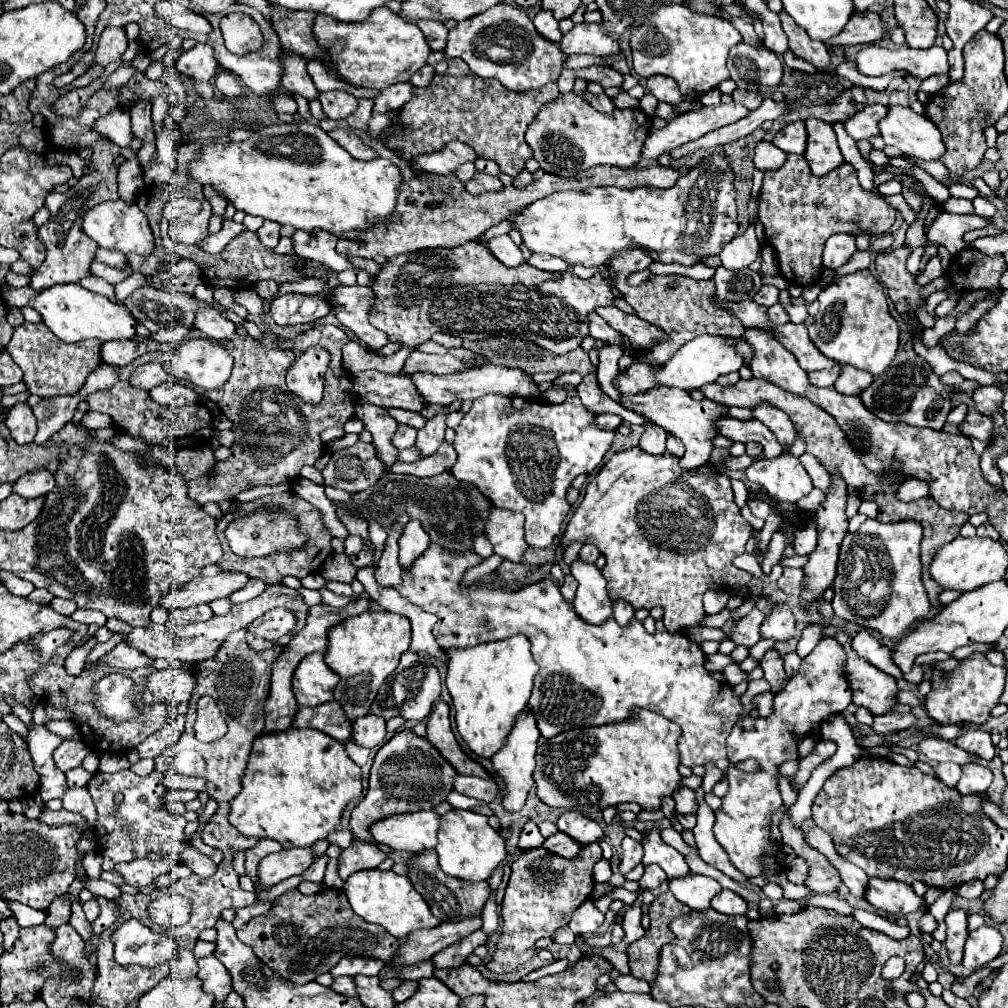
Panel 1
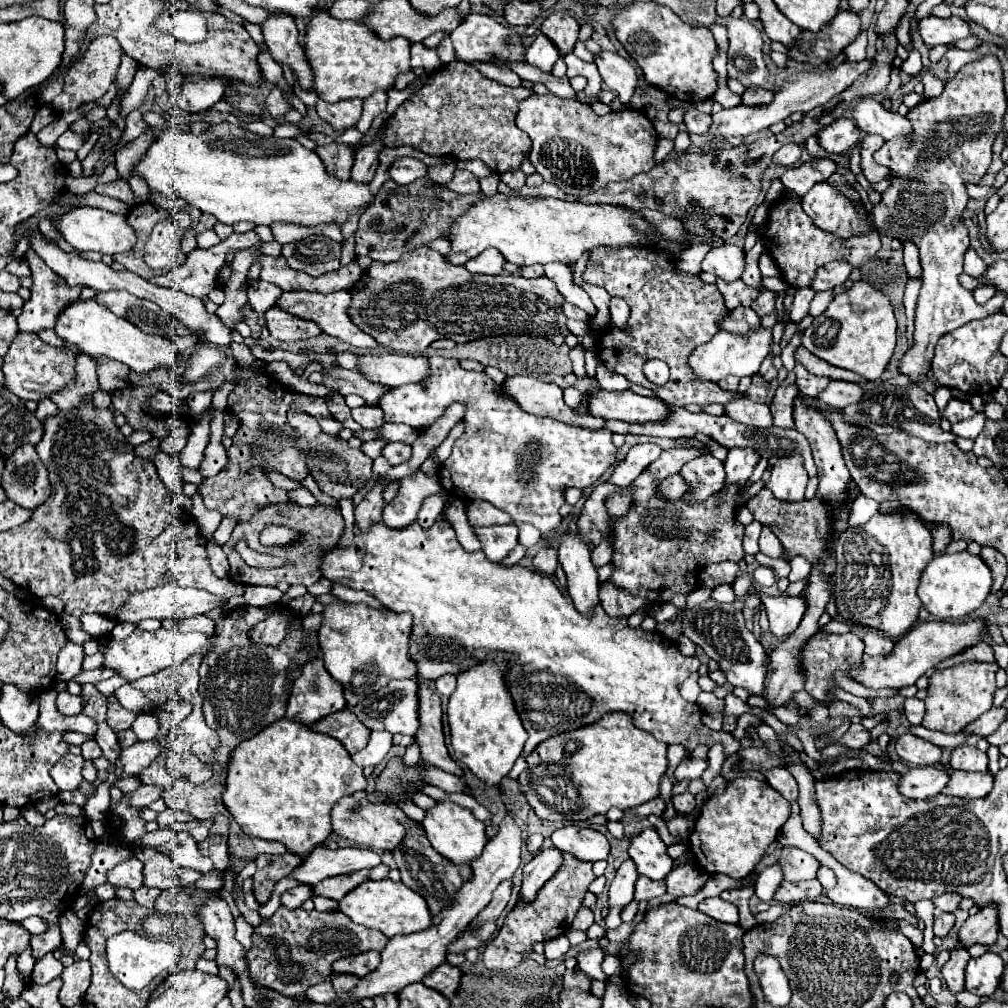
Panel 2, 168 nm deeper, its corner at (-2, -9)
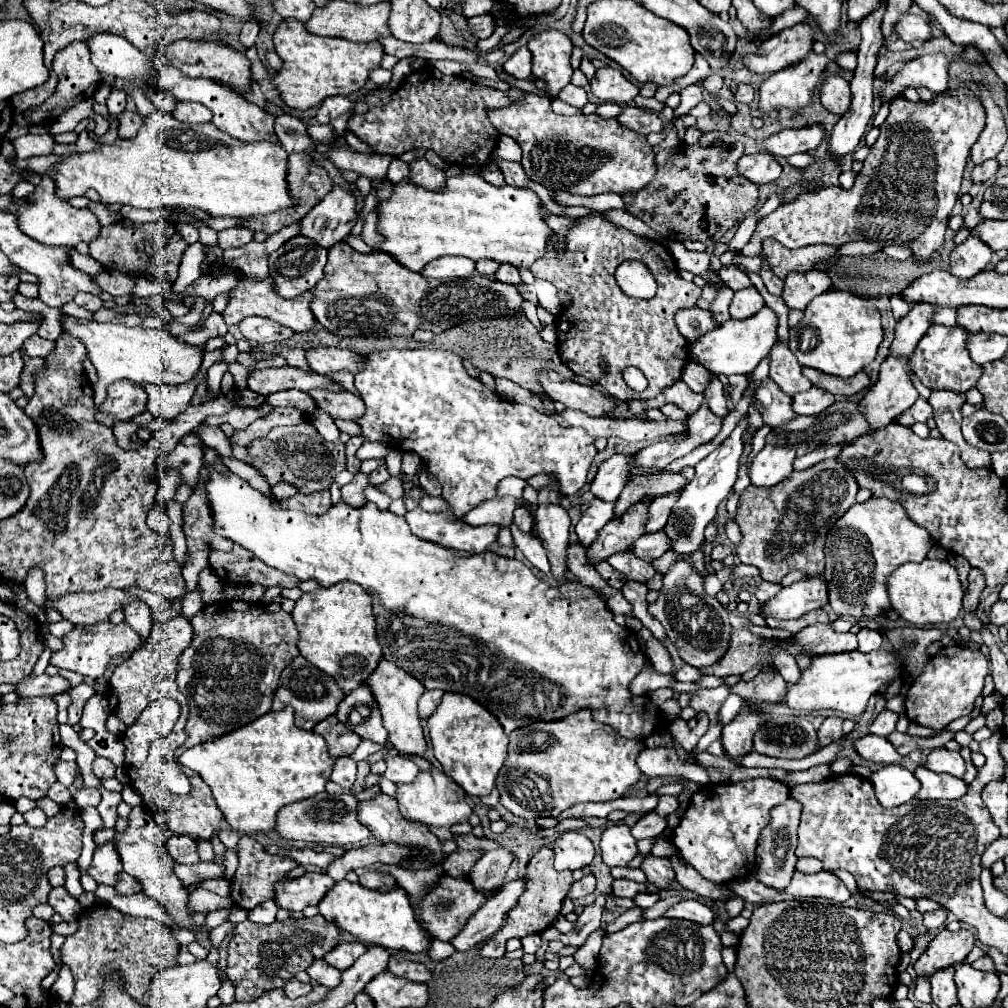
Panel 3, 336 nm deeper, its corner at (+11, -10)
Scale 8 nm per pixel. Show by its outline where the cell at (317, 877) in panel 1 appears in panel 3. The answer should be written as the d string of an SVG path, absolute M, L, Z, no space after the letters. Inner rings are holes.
M269 900L269 902L261 902L261 906L255 906L253 910L249 910L249 920L251 922L257 922L257 924L271 924L275 922L275 914L277 914L277 904L275 900Z

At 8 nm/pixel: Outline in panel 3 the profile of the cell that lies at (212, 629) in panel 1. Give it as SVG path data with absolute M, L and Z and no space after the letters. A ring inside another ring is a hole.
M105 620L105 622L97 622L93 626L73 626L73 630L63 636L63 648L53 652L49 664L57 666L57 668L73 670L85 678L101 678L113 656L137 650L139 642L141 642L139 634L127 622L113 626L109 620Z

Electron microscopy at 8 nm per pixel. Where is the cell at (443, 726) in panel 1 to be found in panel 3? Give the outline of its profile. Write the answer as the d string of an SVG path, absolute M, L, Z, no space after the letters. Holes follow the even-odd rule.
M381 660L377 670L365 680L365 686L373 690L373 696L377 698L377 706L381 710L383 726L389 734L389 744L401 752L401 754L423 754L425 752L425 736L421 728L421 720L417 716L417 702L421 694L425 692L425 686L409 676L405 670L393 666L387 660Z

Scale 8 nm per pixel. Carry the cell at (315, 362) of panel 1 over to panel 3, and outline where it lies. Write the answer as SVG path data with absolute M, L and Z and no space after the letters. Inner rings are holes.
M303 422L295 426L277 426L265 438L257 438L247 448L251 464L267 482L275 486L279 482L293 484L299 492L311 494L317 490L327 490L335 476L345 470L345 444L325 440L313 424Z

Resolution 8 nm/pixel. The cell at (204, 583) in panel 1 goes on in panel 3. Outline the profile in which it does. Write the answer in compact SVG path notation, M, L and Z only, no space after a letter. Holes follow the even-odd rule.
M99 590L93 594L65 594L65 598L57 598L57 602L49 602L45 596L45 608L57 610L71 624L93 624L107 620L113 610L125 608L135 600L139 598L123 590Z

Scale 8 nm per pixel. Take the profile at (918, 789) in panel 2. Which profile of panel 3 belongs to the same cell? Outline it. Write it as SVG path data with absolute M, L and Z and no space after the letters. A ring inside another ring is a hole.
M899 764L883 766L879 772L873 772L869 780L883 808L893 808L909 802L921 786L919 780L913 776L913 772L905 770Z

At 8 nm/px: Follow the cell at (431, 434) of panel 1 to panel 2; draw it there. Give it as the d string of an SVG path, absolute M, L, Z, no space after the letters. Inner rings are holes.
M422 469L414 477L404 477L400 481L400 491L392 503L384 507L384 523L390 529L404 529L418 519L418 511L426 497L442 489L436 477L428 477Z

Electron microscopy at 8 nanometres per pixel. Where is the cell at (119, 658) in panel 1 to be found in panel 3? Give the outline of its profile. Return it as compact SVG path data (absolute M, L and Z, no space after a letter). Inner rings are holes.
M41 674L41 676L27 676L21 682L15 684L17 694L19 696L49 696L49 694L57 694L57 692L67 692L69 690L69 682L61 676L49 676L49 674Z

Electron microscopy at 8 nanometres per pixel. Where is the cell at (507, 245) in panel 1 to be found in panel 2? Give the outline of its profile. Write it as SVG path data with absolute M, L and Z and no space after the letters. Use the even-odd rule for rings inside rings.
M486 249L482 251L478 257L472 257L470 261L466 261L466 269L470 273L484 273L484 275L502 275L506 273L504 265L508 261L502 257L502 253L498 253L498 249Z

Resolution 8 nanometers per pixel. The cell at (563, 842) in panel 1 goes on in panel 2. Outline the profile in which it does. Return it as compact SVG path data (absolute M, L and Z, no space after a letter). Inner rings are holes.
M542 847L534 859L524 867L524 881L522 881L522 889L520 895L526 901L532 901L538 893L538 889L550 879L554 877L554 873L562 867L562 851L556 847Z

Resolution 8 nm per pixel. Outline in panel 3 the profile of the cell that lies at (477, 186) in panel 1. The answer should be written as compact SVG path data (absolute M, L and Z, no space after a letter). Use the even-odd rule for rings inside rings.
M417 158L409 162L409 166L411 166L409 180L415 182L417 186L423 186L427 190L439 190L445 186L445 172L431 166L425 158Z

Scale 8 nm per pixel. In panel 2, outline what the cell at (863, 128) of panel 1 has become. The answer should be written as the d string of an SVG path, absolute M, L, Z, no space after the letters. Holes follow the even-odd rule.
M840 119L822 129L818 133L818 139L828 153L844 153L860 141L860 129L852 119Z

